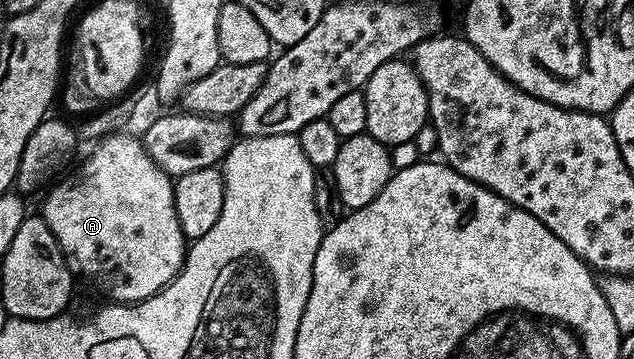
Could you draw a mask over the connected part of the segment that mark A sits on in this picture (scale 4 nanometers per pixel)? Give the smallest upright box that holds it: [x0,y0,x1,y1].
[39,133,187,303]

